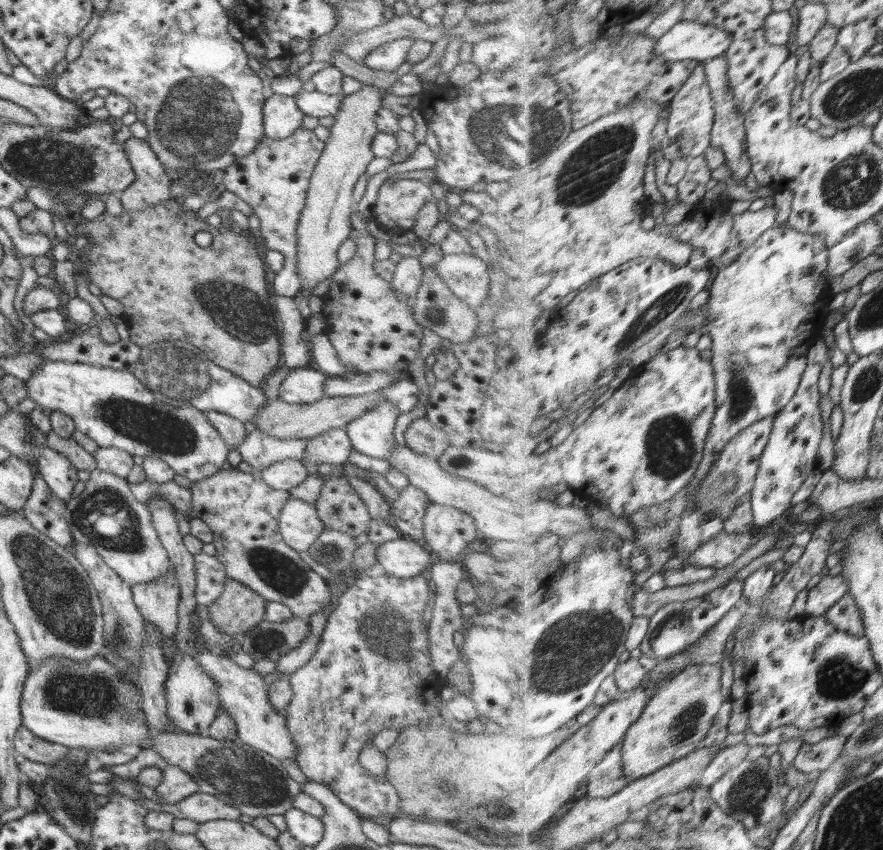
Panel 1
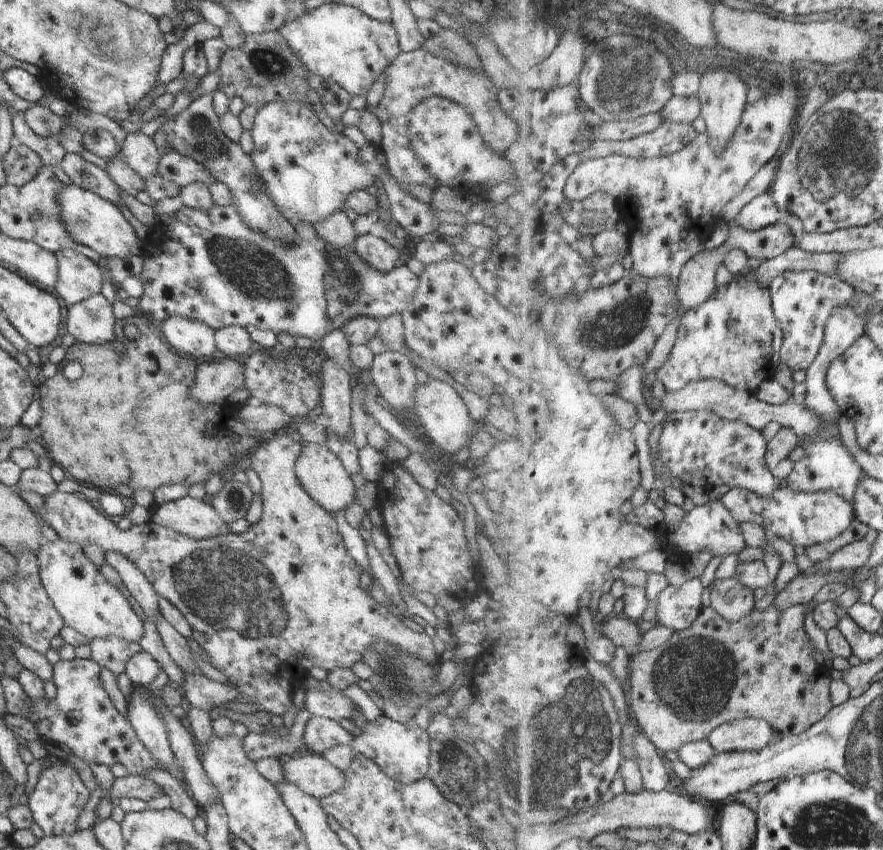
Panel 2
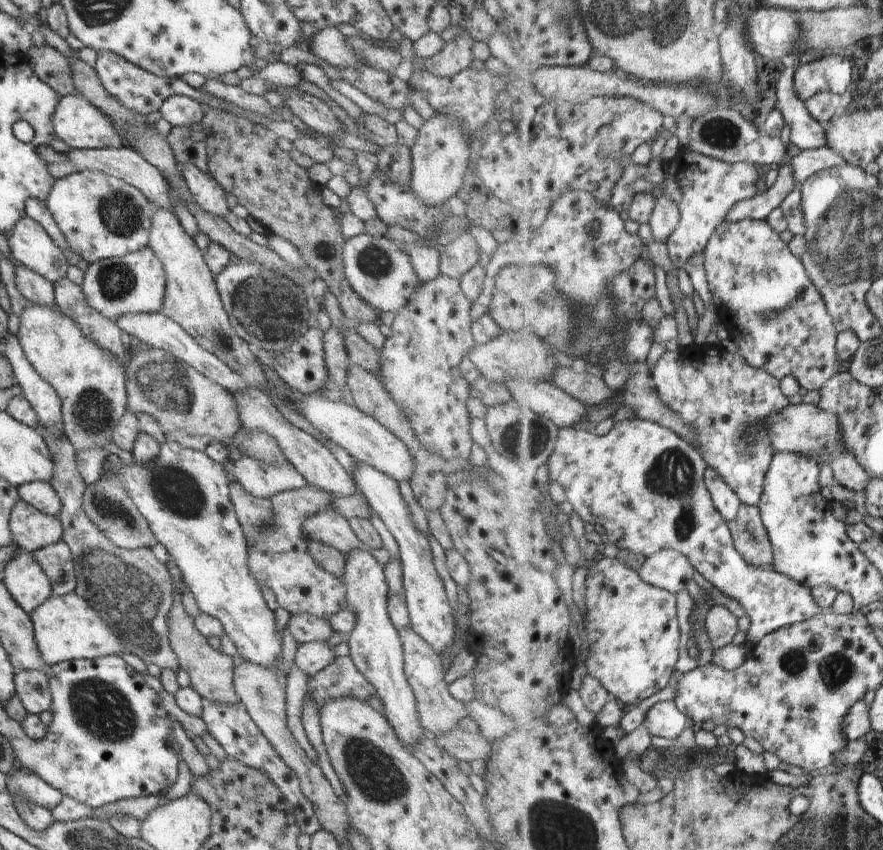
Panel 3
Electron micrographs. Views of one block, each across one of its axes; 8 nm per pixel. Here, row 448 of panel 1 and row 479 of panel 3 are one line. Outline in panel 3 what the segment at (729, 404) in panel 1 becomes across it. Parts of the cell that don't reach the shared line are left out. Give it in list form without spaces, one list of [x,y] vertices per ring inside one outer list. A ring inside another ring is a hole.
[[[714,467],[709,468],[705,479],[710,492],[713,493],[716,508],[722,513],[722,516],[725,516],[727,521],[736,519],[743,505],[741,496]]]

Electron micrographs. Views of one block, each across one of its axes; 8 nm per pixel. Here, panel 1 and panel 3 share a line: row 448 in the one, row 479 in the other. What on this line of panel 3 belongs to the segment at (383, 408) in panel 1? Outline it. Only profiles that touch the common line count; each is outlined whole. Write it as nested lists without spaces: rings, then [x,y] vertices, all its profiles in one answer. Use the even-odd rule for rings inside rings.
[[[356,462],[353,470],[354,484],[366,498],[371,510],[384,522],[384,526],[396,543],[399,545],[399,561],[402,566],[404,602],[409,613],[409,627],[416,632],[422,640],[426,640],[432,650],[441,659],[449,654],[451,646],[455,643],[456,624],[453,616],[453,609],[450,608],[448,596],[442,578],[438,574],[435,566],[429,542],[420,530],[416,530],[414,522],[410,520],[408,504],[400,495],[398,483],[388,474],[379,472],[368,464]]]

